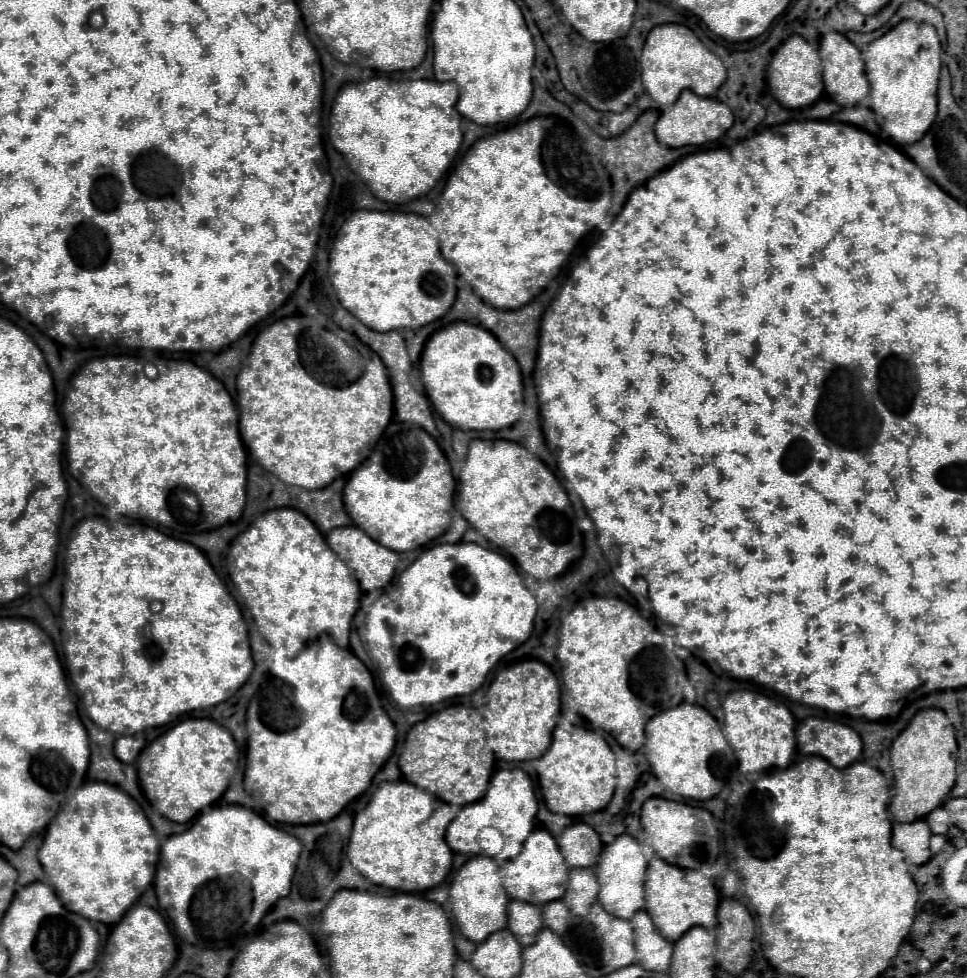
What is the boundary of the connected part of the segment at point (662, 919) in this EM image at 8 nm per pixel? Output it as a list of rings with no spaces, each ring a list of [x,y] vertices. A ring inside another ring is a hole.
[[[661,859],[649,861],[645,901],[645,911],[651,915],[655,927],[663,933],[663,937],[667,937],[667,941],[677,941],[689,927],[713,927],[717,923],[715,909],[719,903],[719,893],[715,883],[695,869],[679,869]]]

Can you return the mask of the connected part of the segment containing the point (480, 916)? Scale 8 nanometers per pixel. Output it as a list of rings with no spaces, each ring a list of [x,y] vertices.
[[[487,855],[471,857],[455,875],[449,895],[451,895],[451,907],[453,907],[457,925],[467,939],[481,943],[493,931],[505,929],[509,897],[507,897],[507,891],[503,889],[499,867],[491,857]]]

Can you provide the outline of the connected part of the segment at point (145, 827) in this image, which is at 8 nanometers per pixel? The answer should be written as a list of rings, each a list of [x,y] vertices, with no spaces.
[[[97,781],[79,787],[71,803],[49,823],[37,857],[67,909],[93,921],[115,923],[152,884],[159,841],[131,795]]]

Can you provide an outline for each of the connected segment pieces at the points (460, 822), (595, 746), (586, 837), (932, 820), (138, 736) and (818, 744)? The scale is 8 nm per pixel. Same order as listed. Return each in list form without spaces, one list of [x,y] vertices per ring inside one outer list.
[[[517,767],[501,769],[491,777],[487,793],[481,797],[481,801],[473,801],[471,805],[463,805],[457,811],[455,819],[447,827],[447,843],[455,851],[475,855],[481,851],[477,845],[477,833],[483,827],[495,827],[505,837],[505,847],[497,855],[497,861],[511,859],[521,851],[521,845],[527,839],[527,835],[531,835],[535,829],[545,829],[537,819],[538,809],[539,803],[530,776]]]
[[[561,723],[555,727],[549,749],[535,761],[543,797],[551,811],[565,815],[585,815],[609,805],[617,783],[615,753],[597,731]]]
[[[573,823],[565,827],[559,837],[559,851],[569,867],[579,865],[597,865],[601,841],[597,831],[587,823]]]
[[[943,805],[935,807],[929,815],[927,815],[927,823],[931,827],[933,833],[947,833],[949,825],[951,825],[951,819],[949,819],[949,813]]]
[[[135,733],[131,737],[119,737],[115,741],[115,755],[121,761],[131,763],[131,761],[135,761],[135,757],[143,749],[143,745],[145,745],[145,735],[143,733]]]
[[[807,717],[795,729],[797,747],[803,753],[817,753],[835,767],[847,767],[861,753],[861,739],[853,727],[833,719]]]

